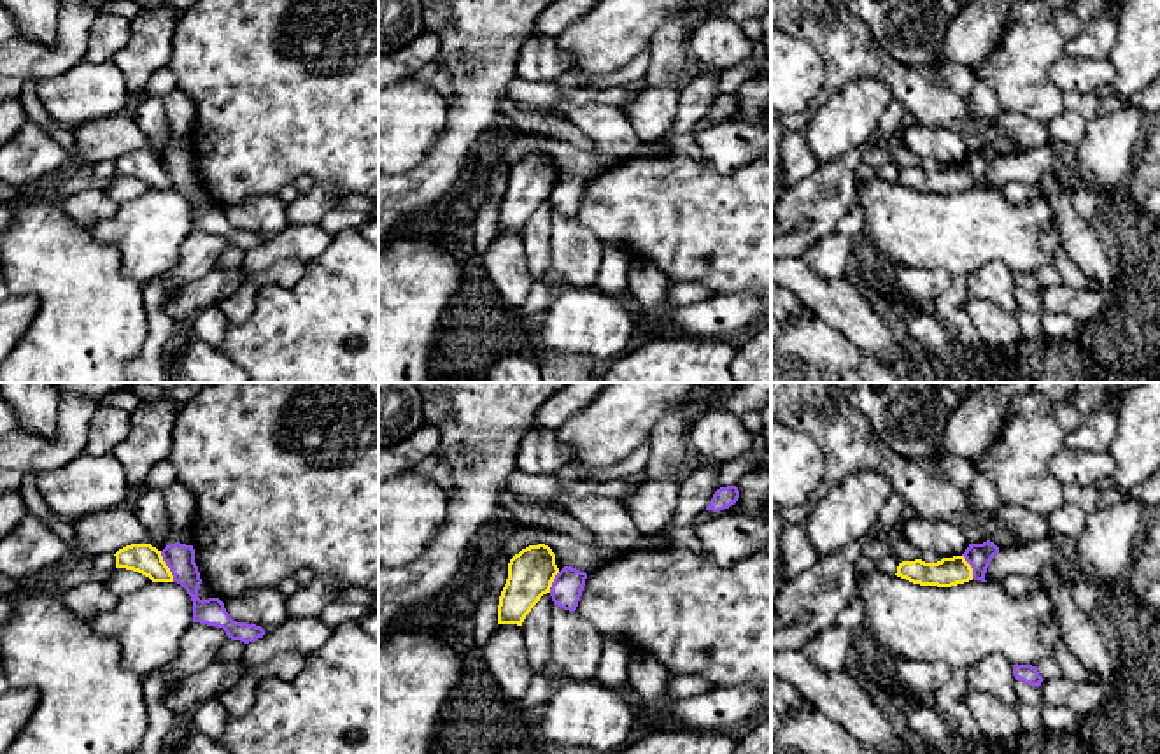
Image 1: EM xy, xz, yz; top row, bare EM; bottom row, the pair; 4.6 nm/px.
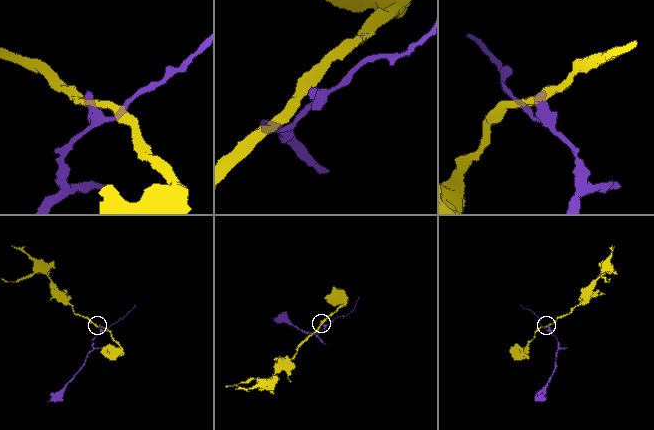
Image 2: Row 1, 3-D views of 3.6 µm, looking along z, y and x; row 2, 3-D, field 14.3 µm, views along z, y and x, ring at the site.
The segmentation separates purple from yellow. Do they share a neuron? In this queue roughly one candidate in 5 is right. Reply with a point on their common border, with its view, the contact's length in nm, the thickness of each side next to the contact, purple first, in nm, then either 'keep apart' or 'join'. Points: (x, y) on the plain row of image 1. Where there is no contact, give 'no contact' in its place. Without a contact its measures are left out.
xy (167, 172) | 160 nm | 140/140 nm | keep apart

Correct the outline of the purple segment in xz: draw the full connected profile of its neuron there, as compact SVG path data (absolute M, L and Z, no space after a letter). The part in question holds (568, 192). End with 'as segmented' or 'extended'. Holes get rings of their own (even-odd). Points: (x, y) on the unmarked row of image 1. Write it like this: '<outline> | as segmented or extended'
M564 174L554 186L550 203L554 212L575 219L585 193L587 181Z | as segmented

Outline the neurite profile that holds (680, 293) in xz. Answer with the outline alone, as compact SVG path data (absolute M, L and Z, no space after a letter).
M669 282L668 307L692 305L711 295L713 291L701 282Z

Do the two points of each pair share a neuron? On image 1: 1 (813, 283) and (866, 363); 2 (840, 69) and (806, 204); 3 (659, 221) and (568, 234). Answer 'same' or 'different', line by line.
1: different
2: different
3: different

